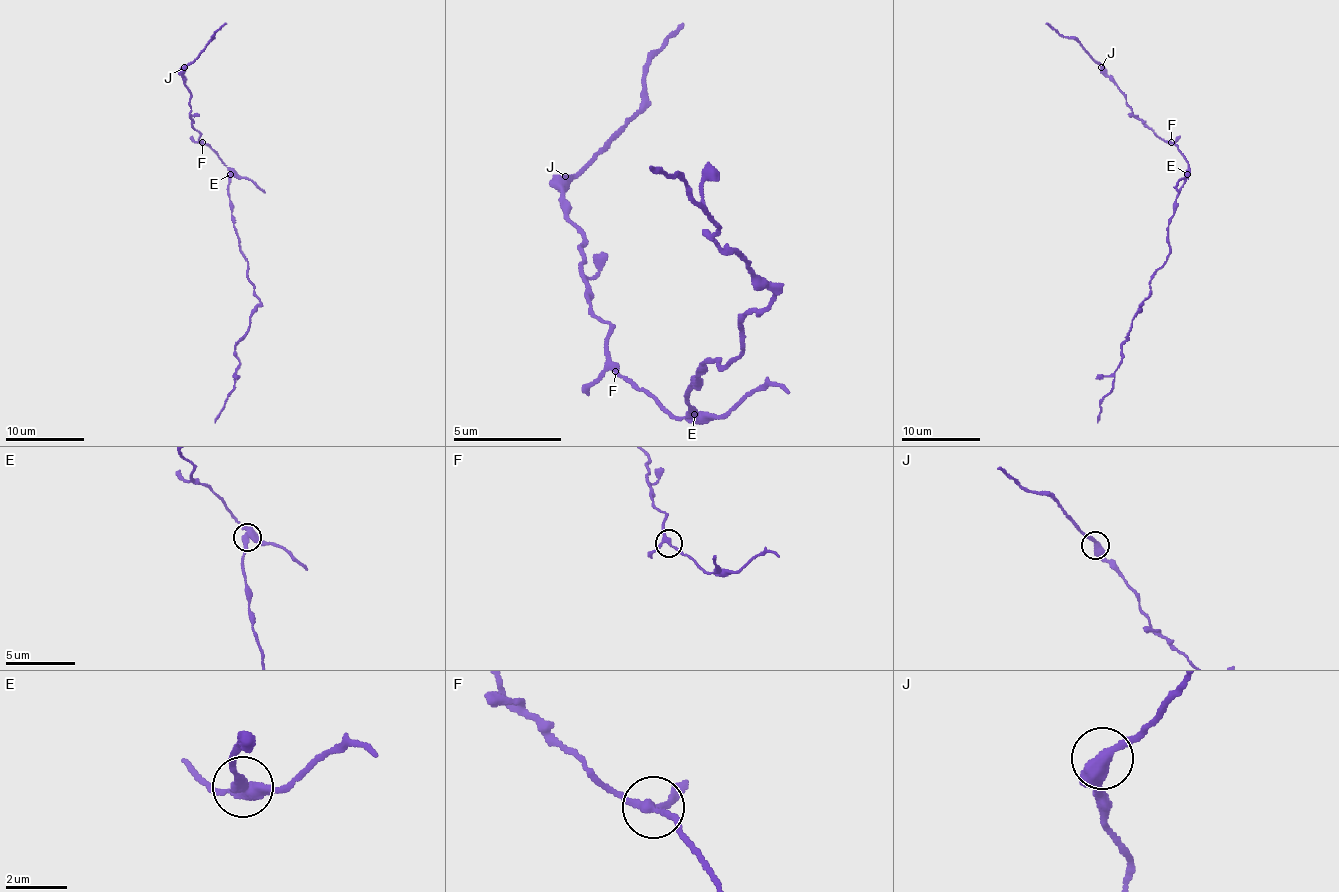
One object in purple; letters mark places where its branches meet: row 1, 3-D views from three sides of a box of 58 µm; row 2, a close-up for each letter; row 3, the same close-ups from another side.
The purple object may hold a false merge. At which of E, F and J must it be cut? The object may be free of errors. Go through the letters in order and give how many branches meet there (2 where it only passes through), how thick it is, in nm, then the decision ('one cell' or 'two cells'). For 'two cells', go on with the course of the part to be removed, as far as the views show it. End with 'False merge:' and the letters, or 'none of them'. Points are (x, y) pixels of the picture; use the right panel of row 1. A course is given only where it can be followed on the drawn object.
E: branches 3; calibre 380 nm; two cells; course (1187, 173), (1168, 226), (1170, 254), (1150, 281), (1150, 295), (1132, 321), (1113, 390), (1101, 403), (1097, 423)
F: branches 3; calibre 220 nm; one cell
J: branches 2; calibre 420 nm; one cell
False merge: E

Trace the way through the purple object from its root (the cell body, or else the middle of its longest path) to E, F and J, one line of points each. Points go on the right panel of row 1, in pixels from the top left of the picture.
E: (1175, 201), (1187, 173)
F: (1175, 201), (1185, 179), (1187, 160), (1172, 142)
J: (1175, 201), (1185, 179), (1187, 160), (1174, 144), (1162, 140), (1132, 112), (1122, 91), (1101, 67)

